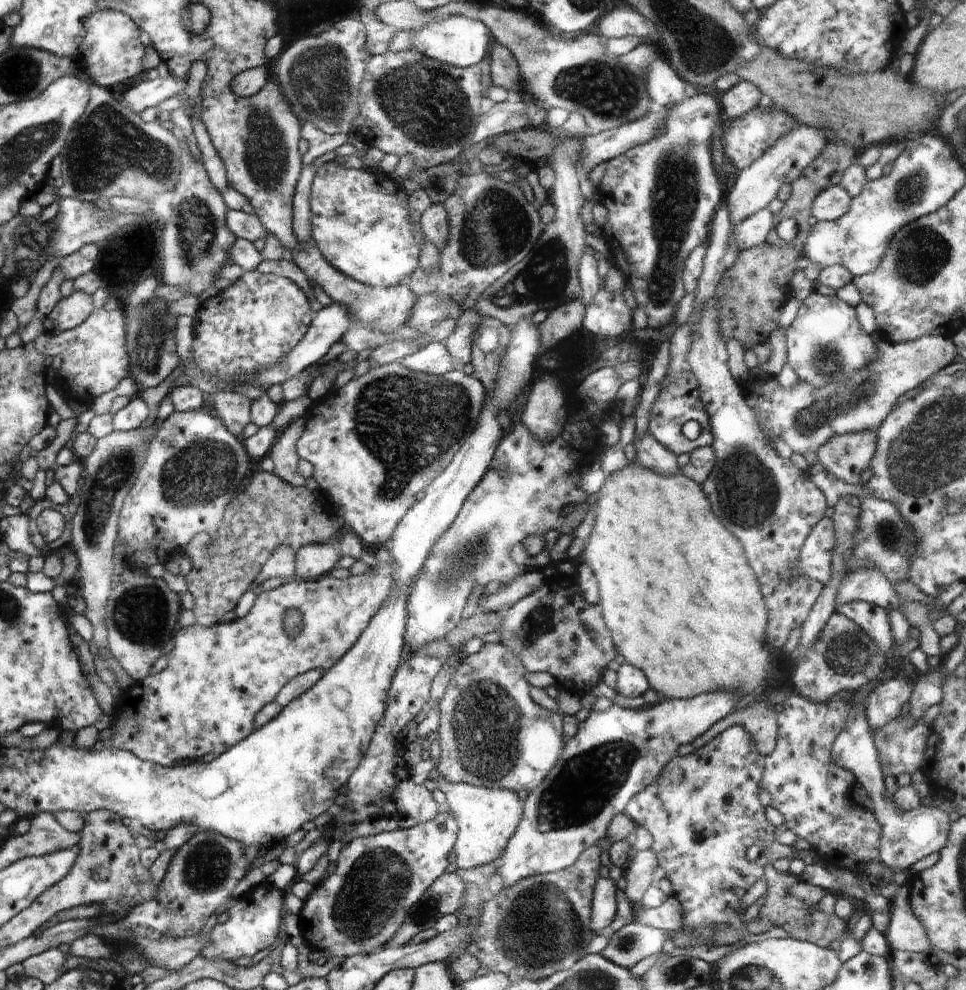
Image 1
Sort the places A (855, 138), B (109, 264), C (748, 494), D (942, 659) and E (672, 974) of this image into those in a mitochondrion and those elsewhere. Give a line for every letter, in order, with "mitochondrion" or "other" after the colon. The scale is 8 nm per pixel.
A: other
B: mitochondrion
C: mitochondrion
D: other
E: mitochondrion

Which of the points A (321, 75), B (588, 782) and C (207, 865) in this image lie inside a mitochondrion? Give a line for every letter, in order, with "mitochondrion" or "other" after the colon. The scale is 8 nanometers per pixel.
A: mitochondrion
B: mitochondrion
C: mitochondrion

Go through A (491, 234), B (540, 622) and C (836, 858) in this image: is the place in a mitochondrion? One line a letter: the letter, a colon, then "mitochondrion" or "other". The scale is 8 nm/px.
A: mitochondrion
B: mitochondrion
C: other

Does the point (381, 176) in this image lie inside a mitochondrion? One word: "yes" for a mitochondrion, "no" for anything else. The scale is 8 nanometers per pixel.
no

